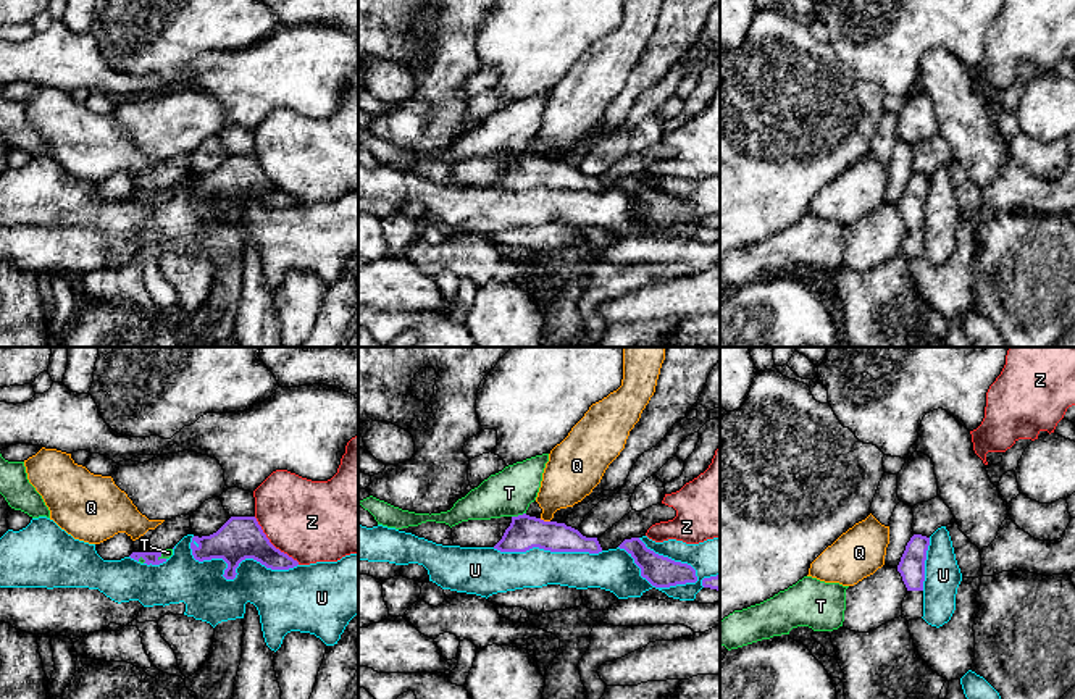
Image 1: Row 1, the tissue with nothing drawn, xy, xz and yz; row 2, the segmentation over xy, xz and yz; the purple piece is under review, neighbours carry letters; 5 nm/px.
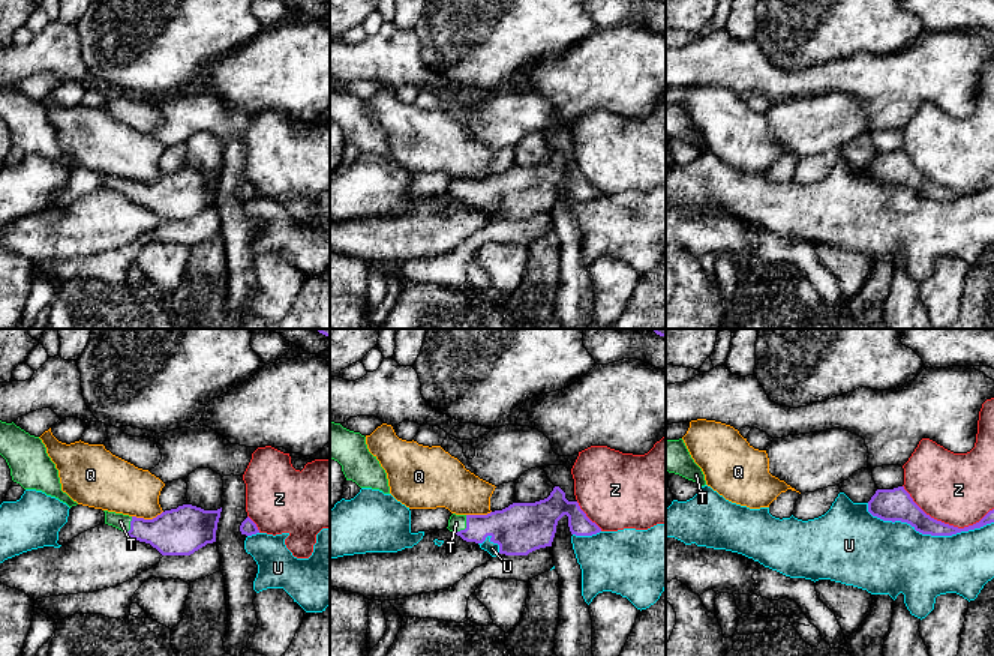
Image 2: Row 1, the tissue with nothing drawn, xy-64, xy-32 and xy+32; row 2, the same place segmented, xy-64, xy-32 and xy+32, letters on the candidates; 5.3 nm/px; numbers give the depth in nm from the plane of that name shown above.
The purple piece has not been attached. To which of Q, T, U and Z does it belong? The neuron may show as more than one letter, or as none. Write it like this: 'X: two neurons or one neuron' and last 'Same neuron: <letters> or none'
Q: two neurons
T: one neuron
U: two neurons
Z: two neurons
Same neuron: T

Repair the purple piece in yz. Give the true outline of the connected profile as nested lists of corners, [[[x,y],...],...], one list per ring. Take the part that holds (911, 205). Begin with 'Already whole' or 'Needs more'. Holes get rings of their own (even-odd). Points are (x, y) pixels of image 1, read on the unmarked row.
Already whole. [[[914,173],[906,184],[897,210],[901,211],[907,229],[923,229],[928,184],[930,176],[922,173]]]

